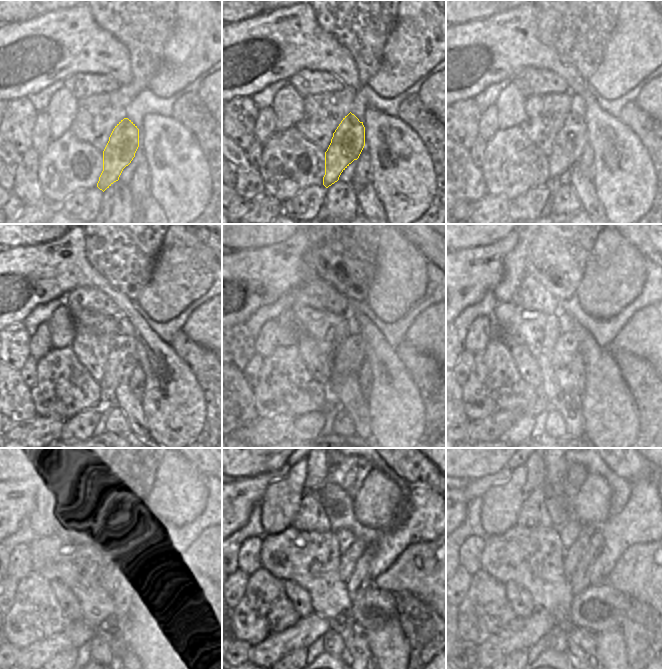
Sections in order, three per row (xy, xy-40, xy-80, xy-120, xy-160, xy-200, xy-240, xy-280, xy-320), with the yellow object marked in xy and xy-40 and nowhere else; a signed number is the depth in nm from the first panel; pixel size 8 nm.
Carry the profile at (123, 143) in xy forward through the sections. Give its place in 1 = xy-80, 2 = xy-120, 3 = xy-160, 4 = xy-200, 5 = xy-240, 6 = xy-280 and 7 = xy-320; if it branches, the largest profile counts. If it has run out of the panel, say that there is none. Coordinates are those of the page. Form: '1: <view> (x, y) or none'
1: xy-80 (570, 141)
2: xy-120 (122, 362)
3: xy-160 (349, 356)
4: xy-200 (569, 344)
5: xy-240 (122, 566)
6: xy-280 (348, 560)
7: xy-320 (573, 555)

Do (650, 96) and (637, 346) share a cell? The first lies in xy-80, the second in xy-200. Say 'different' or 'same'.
same

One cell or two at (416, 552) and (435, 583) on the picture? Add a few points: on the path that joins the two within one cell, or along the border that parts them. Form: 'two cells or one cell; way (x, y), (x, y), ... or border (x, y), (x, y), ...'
one cell; way (419, 560), (434, 575)

